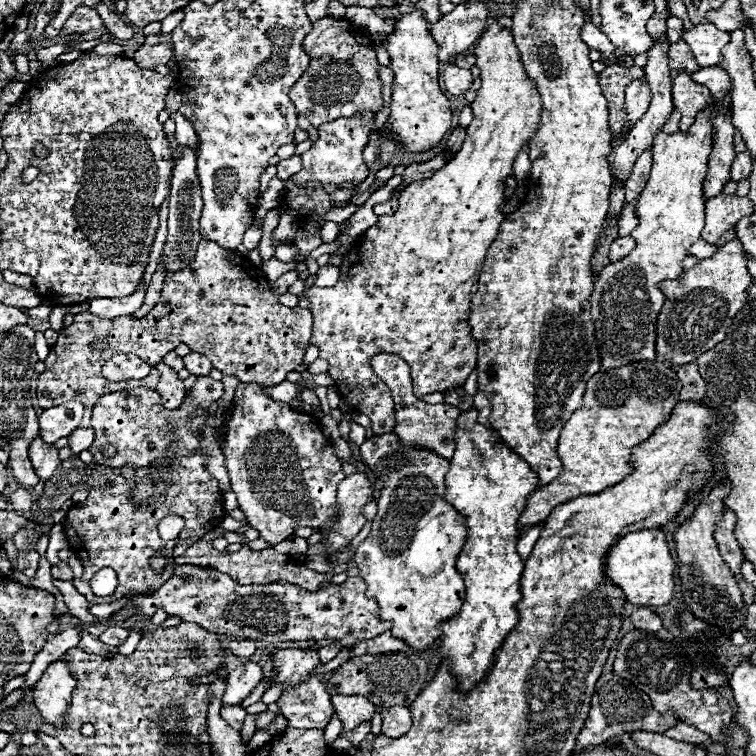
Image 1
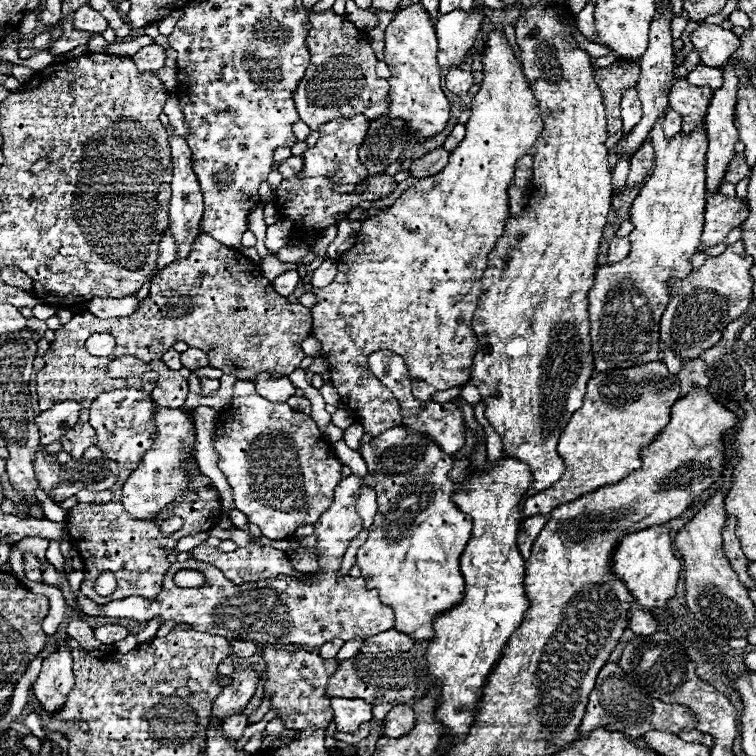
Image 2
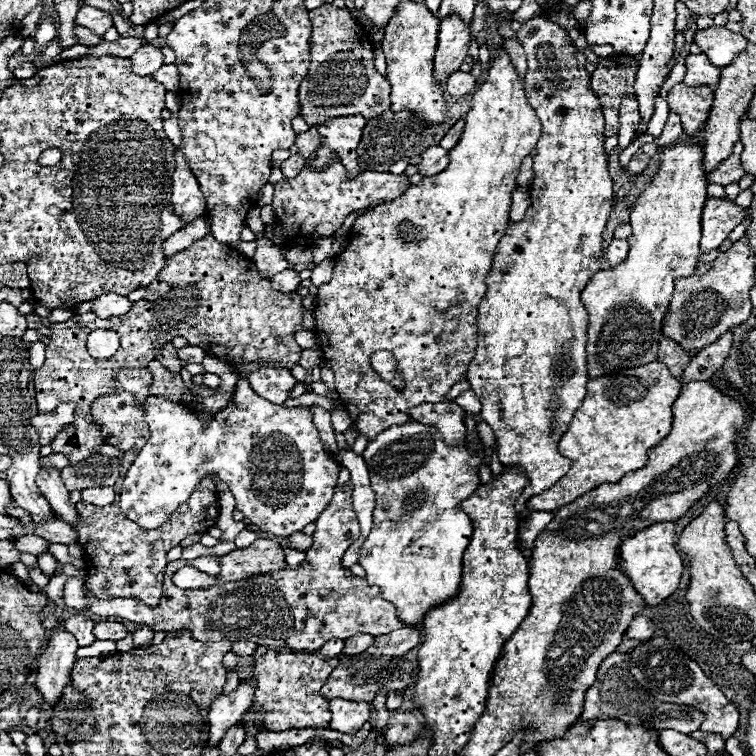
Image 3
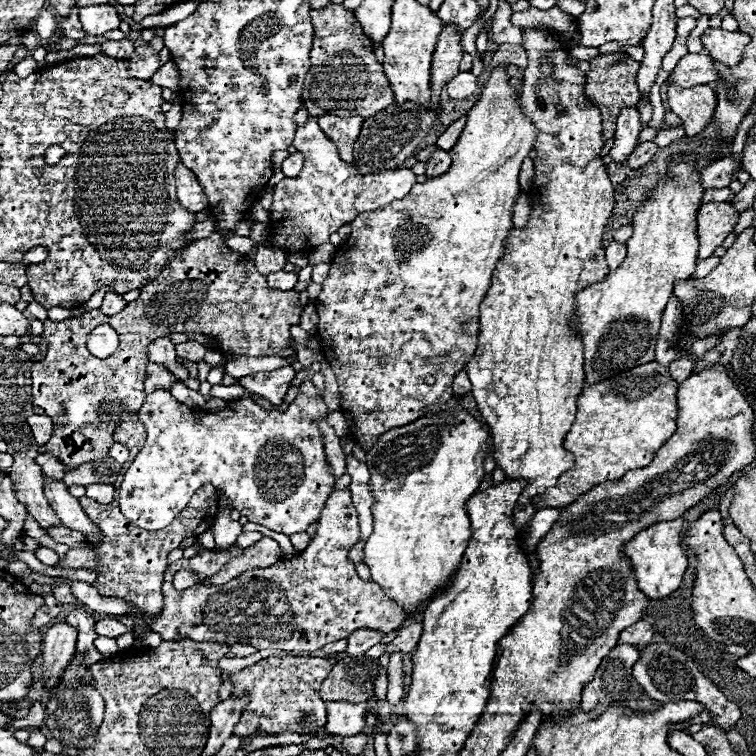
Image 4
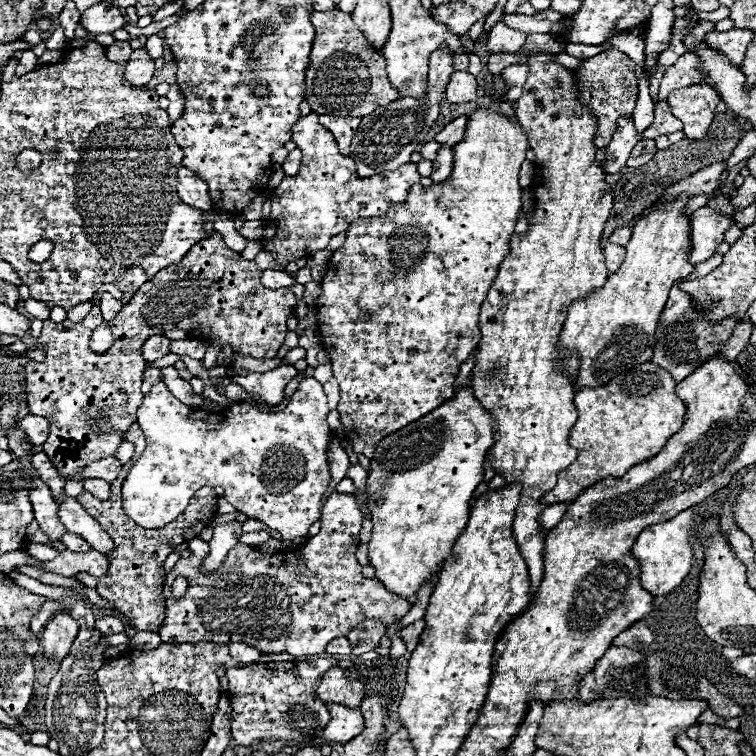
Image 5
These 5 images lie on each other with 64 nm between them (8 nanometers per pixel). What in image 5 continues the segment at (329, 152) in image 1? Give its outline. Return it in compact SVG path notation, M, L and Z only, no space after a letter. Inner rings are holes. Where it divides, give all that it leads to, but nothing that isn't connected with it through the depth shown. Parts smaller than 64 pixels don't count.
M320 114L320 124L332 132L332 136L336 138L338 146L340 146L340 154L342 156L350 156L350 142L360 126L360 118L352 118L352 116L328 116L328 114Z

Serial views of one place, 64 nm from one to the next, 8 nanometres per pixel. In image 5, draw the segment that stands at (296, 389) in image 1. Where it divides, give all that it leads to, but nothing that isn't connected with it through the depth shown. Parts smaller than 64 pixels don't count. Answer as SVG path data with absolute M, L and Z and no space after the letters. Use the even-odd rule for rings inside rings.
M290 364L278 366L270 372L242 372L236 376L230 376L234 384L240 384L248 394L264 398L268 404L276 406L284 398L286 384L298 374L298 370Z

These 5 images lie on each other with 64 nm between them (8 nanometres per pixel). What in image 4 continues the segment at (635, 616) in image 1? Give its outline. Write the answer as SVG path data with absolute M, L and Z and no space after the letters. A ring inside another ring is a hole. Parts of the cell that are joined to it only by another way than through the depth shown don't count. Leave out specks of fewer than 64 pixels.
M638 620L636 624L628 626L622 634L620 634L620 642L622 644L634 644L634 646L646 646L652 638L652 626L646 620Z

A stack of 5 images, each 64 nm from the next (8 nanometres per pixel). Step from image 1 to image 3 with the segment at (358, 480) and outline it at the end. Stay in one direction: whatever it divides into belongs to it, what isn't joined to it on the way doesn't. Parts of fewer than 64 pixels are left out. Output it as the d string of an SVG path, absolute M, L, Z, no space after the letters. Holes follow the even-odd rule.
M346 482L334 488L334 496L326 510L320 514L316 520L318 530L314 532L314 544L306 552L306 562L298 570L280 570L272 574L284 574L284 578L274 578L270 574L258 576L258 578L248 578L240 582L226 582L222 586L210 586L210 588L198 588L198 590L180 590L172 584L172 574L180 570L182 566L194 566L210 576L218 576L218 560L212 556L200 556L194 560L176 560L168 562L166 574L164 574L164 592L158 602L158 606L146 606L138 598L112 598L112 600L96 600L92 594L86 592L86 600L90 602L90 612L98 616L120 616L136 624L146 624L152 626L156 632L166 630L166 632L180 632L188 630L194 638L198 640L252 640L258 646L268 646L268 648L292 648L292 650L318 650L326 640L340 638L346 640L358 632L378 636L382 632L392 632L402 628L400 620L396 620L396 608L386 602L380 594L378 586L368 586L366 580L354 576L350 570L342 568L342 556L348 550L348 546L360 536L360 524L358 518L352 510L352 490L354 484Z

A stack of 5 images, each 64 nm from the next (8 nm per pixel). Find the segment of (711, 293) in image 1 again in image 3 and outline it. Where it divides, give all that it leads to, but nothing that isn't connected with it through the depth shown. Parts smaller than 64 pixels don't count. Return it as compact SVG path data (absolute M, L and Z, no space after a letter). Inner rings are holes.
M746 236L734 242L726 252L722 252L706 274L692 274L688 278L678 278L672 302L668 306L662 334L676 340L684 352L700 352L702 348L714 344L722 334L726 334L734 324L740 324L750 316L750 288L754 286L754 252L748 246Z

